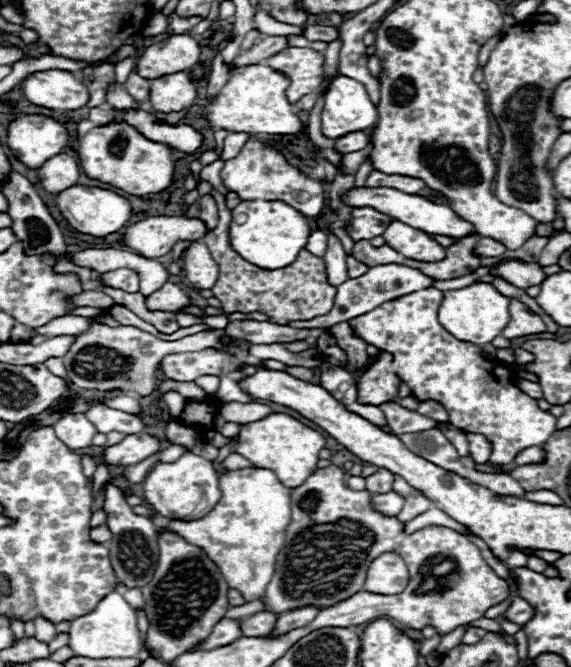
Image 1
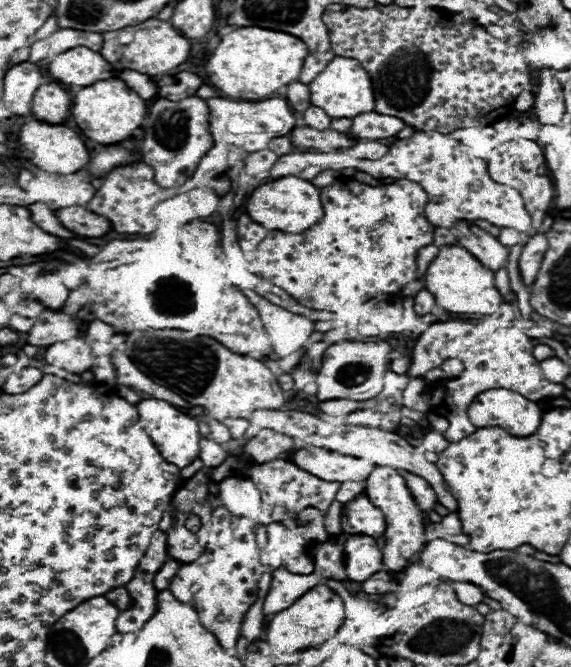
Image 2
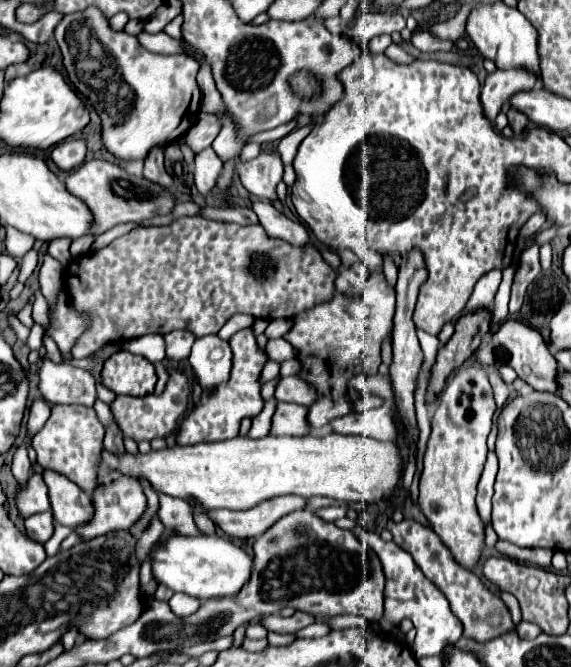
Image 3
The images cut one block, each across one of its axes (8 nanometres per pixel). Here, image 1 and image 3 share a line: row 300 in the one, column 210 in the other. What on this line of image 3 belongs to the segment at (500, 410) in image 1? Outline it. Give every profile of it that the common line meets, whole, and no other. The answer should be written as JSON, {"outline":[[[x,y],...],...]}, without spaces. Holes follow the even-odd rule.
{"outline":[[[244,328],[236,332],[228,340],[232,350],[232,370],[230,378],[220,384],[216,390],[204,390],[200,400],[192,406],[192,412],[188,412],[174,434],[174,440],[178,446],[192,446],[200,442],[216,442],[216,440],[228,440],[238,436],[238,428],[242,418],[254,418],[262,412],[264,400],[260,396],[260,372],[264,364],[268,362],[268,354],[258,348],[256,336],[252,328]]]}

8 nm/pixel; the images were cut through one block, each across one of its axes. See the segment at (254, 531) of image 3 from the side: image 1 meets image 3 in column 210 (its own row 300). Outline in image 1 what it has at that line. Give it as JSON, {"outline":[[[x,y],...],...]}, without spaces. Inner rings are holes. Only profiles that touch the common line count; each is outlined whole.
{"outline":[[[512,298],[510,300],[510,324],[506,324],[506,332],[502,332],[504,338],[520,338],[528,334],[542,334],[546,332],[546,324],[538,314],[534,314],[526,304]]]}

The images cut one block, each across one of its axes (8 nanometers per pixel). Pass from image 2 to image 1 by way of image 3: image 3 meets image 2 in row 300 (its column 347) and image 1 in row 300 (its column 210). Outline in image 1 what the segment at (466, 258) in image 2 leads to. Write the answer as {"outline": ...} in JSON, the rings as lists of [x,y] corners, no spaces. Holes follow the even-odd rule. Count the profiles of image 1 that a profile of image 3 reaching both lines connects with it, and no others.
{"outline":[[[474,282],[466,288],[444,292],[444,300],[438,310],[438,320],[458,340],[466,340],[466,342],[472,342],[478,346],[490,344],[496,336],[502,334],[502,330],[510,322],[508,302],[510,302],[510,298],[500,294],[492,284]]]}

